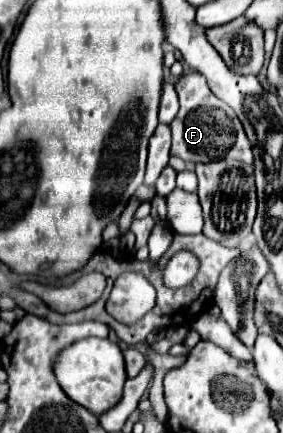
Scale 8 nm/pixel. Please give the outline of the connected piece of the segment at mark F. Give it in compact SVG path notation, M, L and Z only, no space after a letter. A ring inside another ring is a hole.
M199 72L183 74L179 82L175 84L177 96L179 96L179 112L175 120L171 122L173 130L173 146L171 154L183 158L185 162L213 162L221 158L233 158L241 162L253 162L251 144L245 136L245 130L233 112L231 106L227 106L223 100L219 100L207 86L205 78ZM221 126L231 126L231 132L221 130Z

